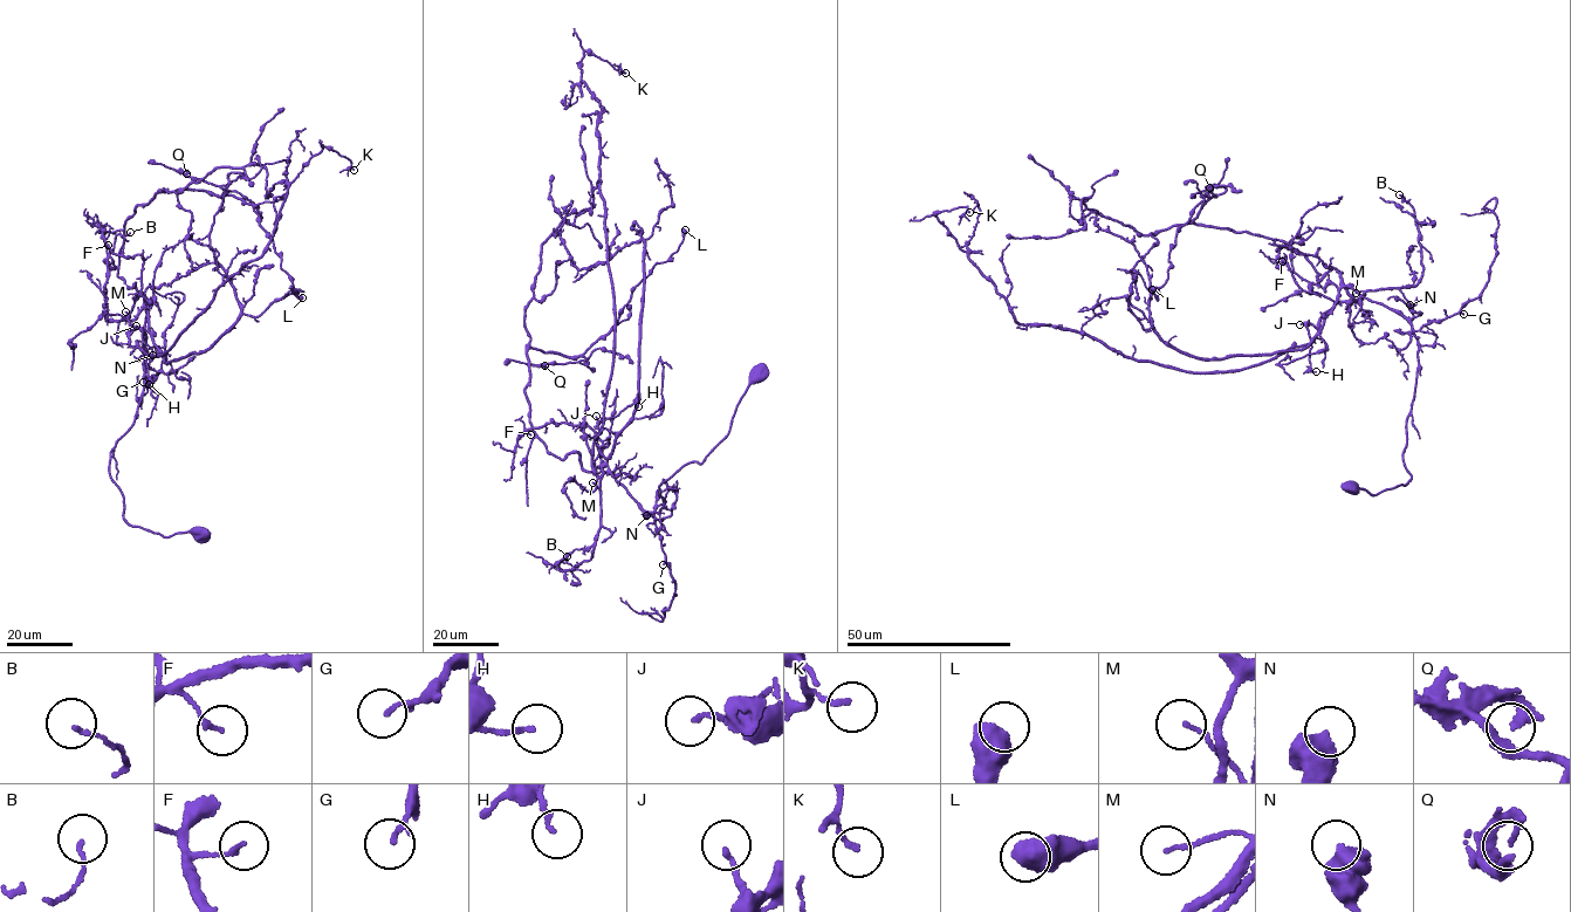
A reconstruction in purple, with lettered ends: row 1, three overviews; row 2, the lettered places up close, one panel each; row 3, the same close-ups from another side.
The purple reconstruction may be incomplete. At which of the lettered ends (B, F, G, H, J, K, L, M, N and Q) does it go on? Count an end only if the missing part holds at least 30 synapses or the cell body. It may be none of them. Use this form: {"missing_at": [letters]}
{"missing_at": []}

